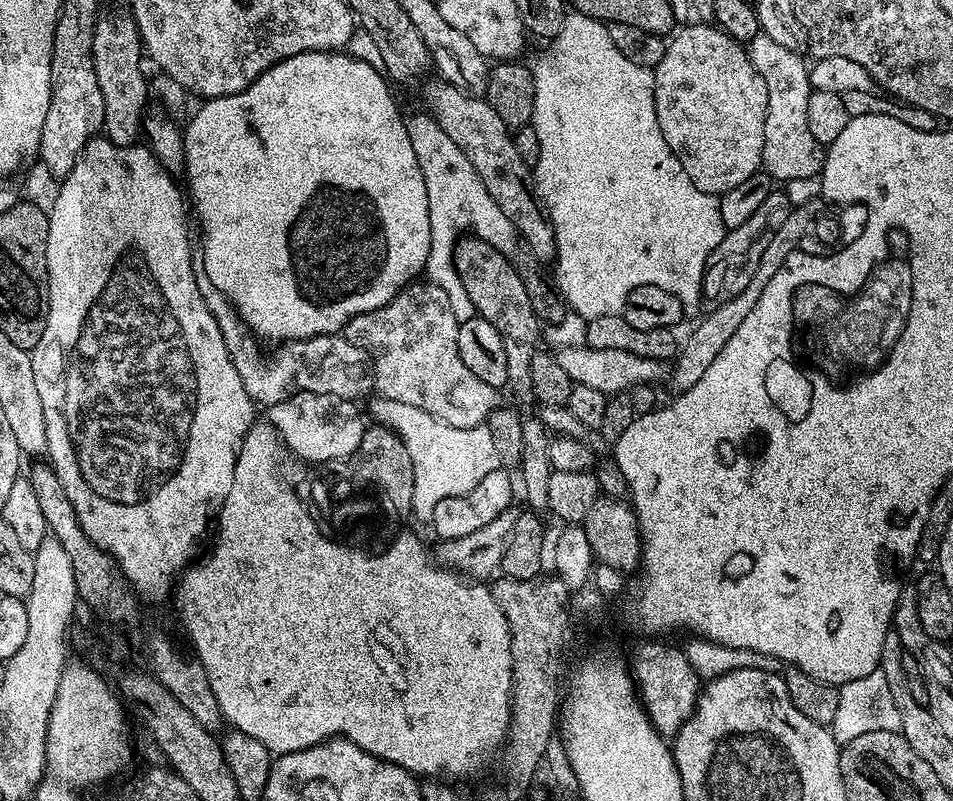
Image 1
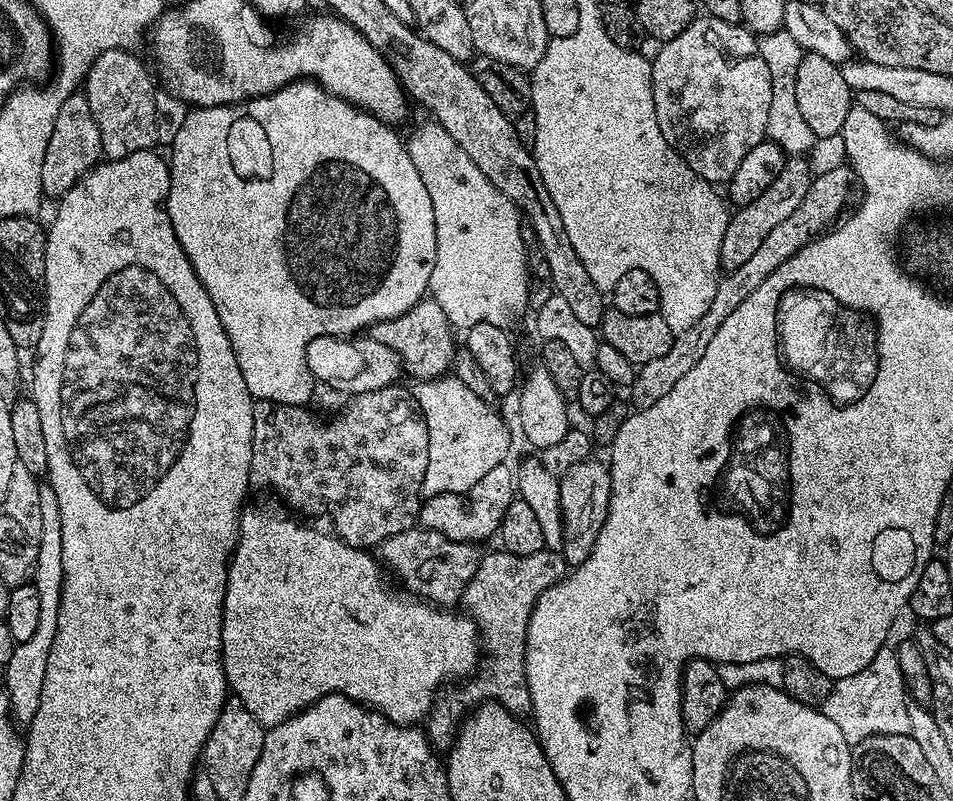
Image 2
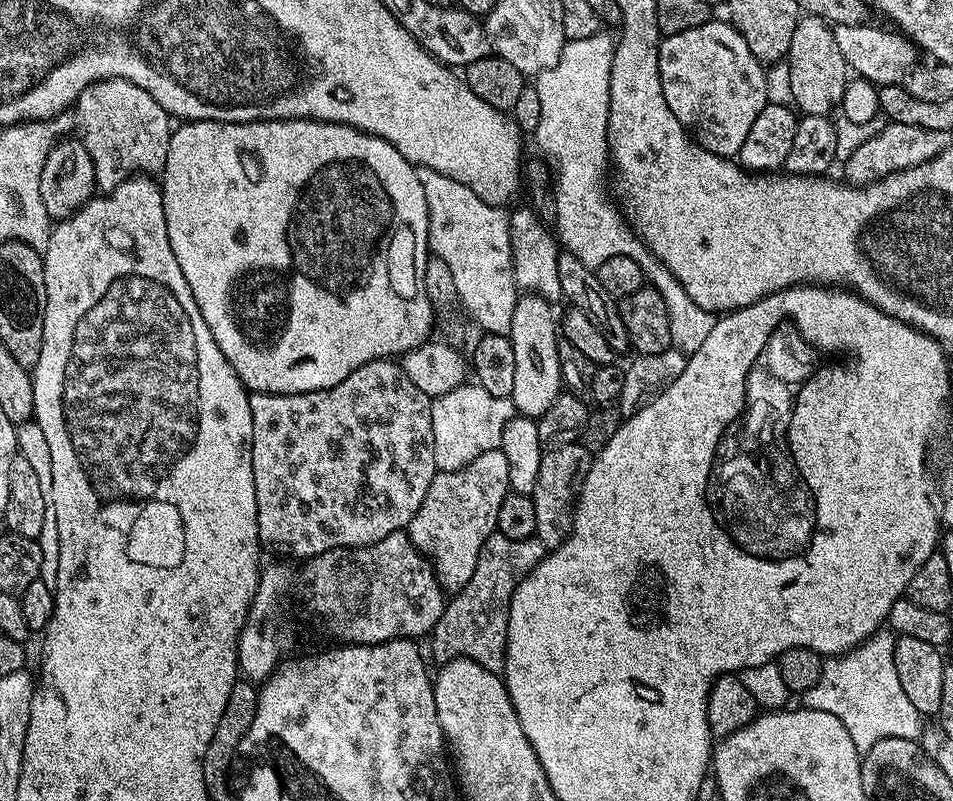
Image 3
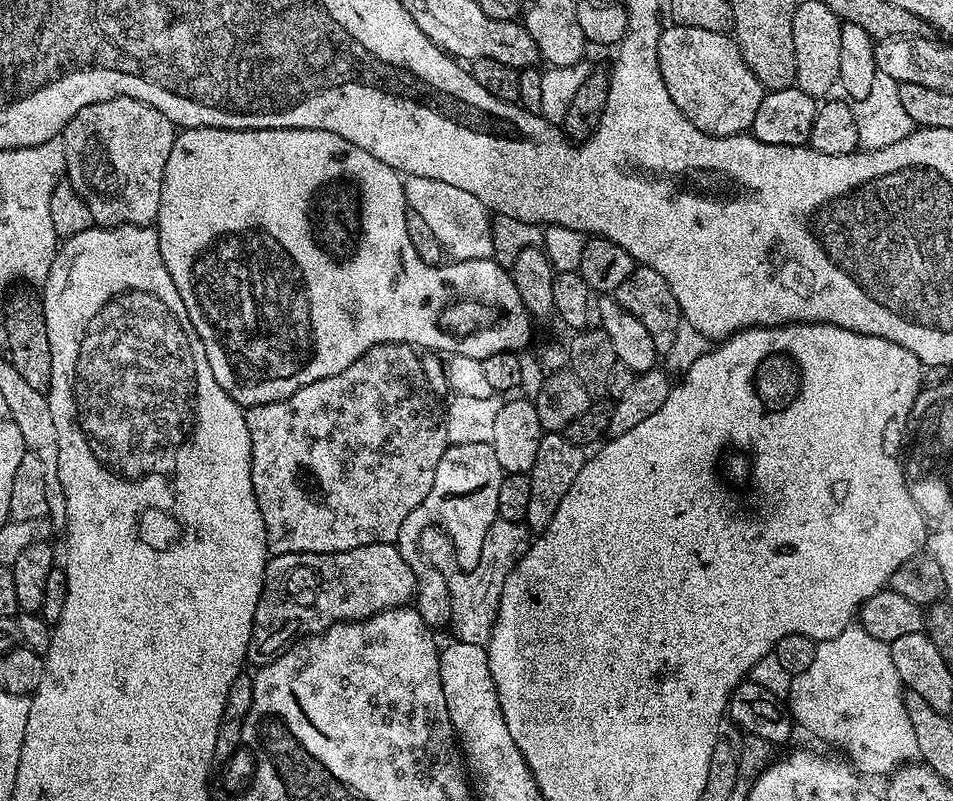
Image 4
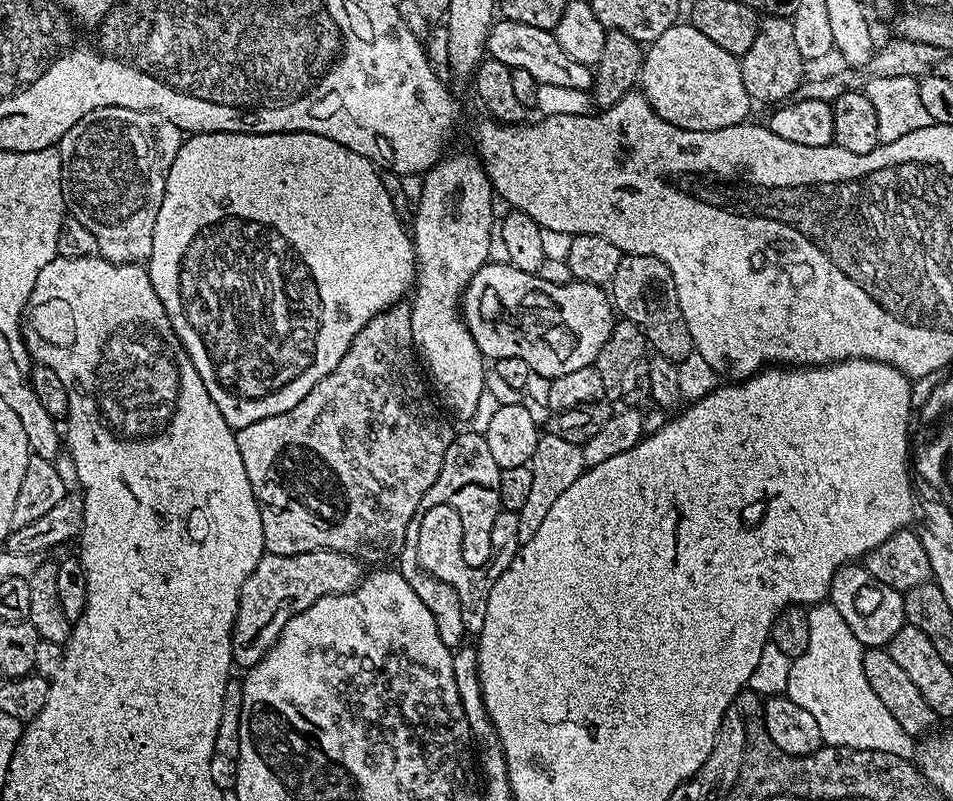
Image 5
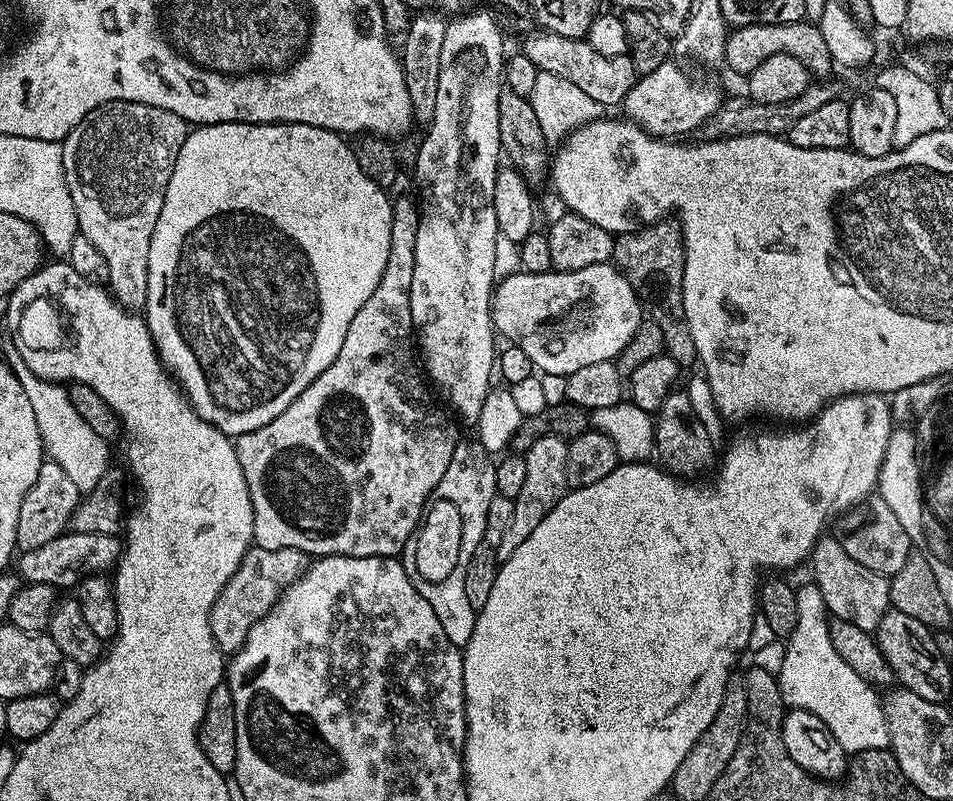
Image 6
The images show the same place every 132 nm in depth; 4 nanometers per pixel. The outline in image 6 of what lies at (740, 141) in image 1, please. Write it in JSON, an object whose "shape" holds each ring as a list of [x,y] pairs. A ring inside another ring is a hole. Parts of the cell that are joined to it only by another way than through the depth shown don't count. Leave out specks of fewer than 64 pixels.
{"shape":[[[668,59],[658,70],[643,73],[636,85],[626,94],[622,105],[623,115],[645,128],[652,136],[661,138],[684,138],[687,132],[703,129],[704,123],[720,109],[722,95],[716,88],[707,88],[695,80],[675,59]]]}

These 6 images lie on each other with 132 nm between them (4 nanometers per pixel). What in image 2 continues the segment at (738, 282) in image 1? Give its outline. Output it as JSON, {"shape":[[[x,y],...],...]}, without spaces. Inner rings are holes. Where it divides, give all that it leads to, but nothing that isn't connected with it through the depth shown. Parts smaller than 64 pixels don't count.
{"shape":[[[804,156],[785,159],[782,174],[774,178],[774,183],[760,197],[754,198],[754,202],[737,207],[731,213],[720,247],[720,267],[725,273],[743,266],[758,251],[758,246],[762,246],[766,234],[770,234],[770,230],[776,229],[782,221],[790,218],[790,214],[794,214],[794,210],[798,210],[802,198],[806,198],[806,190],[810,190],[812,177],[811,166]]]}

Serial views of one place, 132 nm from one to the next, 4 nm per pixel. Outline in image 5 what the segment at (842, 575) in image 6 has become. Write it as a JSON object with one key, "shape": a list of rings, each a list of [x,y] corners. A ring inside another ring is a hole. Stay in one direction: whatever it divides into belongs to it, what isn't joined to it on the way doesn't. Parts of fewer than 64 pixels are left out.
{"shape":[[[859,563],[844,564],[834,574],[830,582],[828,600],[842,614],[846,626],[850,626],[850,634],[858,638],[865,649],[883,648],[906,626],[904,619],[904,597],[898,590],[878,582]]]}

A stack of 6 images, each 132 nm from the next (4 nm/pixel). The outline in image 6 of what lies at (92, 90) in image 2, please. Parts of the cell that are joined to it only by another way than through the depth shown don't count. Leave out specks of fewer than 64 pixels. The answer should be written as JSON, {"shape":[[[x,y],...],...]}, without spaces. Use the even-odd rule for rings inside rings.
{"shape":[[[115,100],[96,108],[86,118],[72,125],[64,145],[64,173],[74,198],[74,210],[80,227],[79,235],[90,238],[106,258],[107,287],[113,298],[129,310],[144,310],[148,306],[148,263],[150,238],[154,238],[154,222],[162,214],[162,202],[178,150],[186,142],[190,125],[187,120],[170,114],[158,106]]]}

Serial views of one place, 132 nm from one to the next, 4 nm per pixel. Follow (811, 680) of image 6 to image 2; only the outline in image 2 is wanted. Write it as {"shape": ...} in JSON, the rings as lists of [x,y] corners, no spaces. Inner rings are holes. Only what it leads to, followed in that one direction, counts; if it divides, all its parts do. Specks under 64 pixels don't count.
{"shape":[[[885,646],[874,654],[874,662],[866,666],[866,670],[858,670],[858,674],[850,674],[850,678],[835,681],[830,690],[830,698],[822,706],[822,711],[838,730],[842,730],[842,738],[846,738],[849,746],[861,744],[871,736],[882,734],[908,735],[910,730],[910,697],[904,688],[902,670],[898,670],[896,649]]]}

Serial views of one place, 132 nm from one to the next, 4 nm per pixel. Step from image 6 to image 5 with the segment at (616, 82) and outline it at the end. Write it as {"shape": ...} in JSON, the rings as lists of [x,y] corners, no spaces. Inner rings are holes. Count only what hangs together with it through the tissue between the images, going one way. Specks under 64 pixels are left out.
{"shape":[[[497,19],[488,32],[486,52],[491,59],[502,62],[510,69],[527,70],[539,84],[570,86],[574,90],[588,92],[594,83],[593,69],[566,54],[555,31],[538,30],[538,26],[522,26],[522,22]]]}

